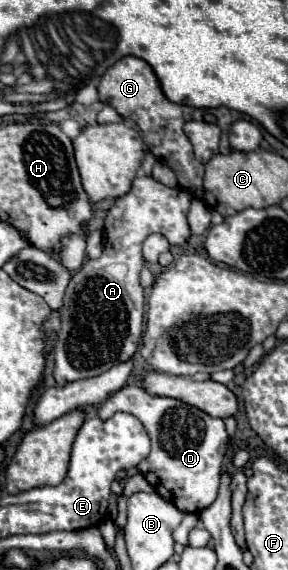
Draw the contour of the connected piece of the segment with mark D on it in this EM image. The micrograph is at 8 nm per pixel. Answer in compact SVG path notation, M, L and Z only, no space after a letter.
M126 385L108 397L98 409L100 419L112 417L116 411L132 413L142 421L150 439L152 451L138 465L142 475L146 475L156 491L180 511L196 513L206 509L218 497L222 461L228 449L228 433L222 419L214 419L208 413L182 403L178 399L150 395L142 387Z

